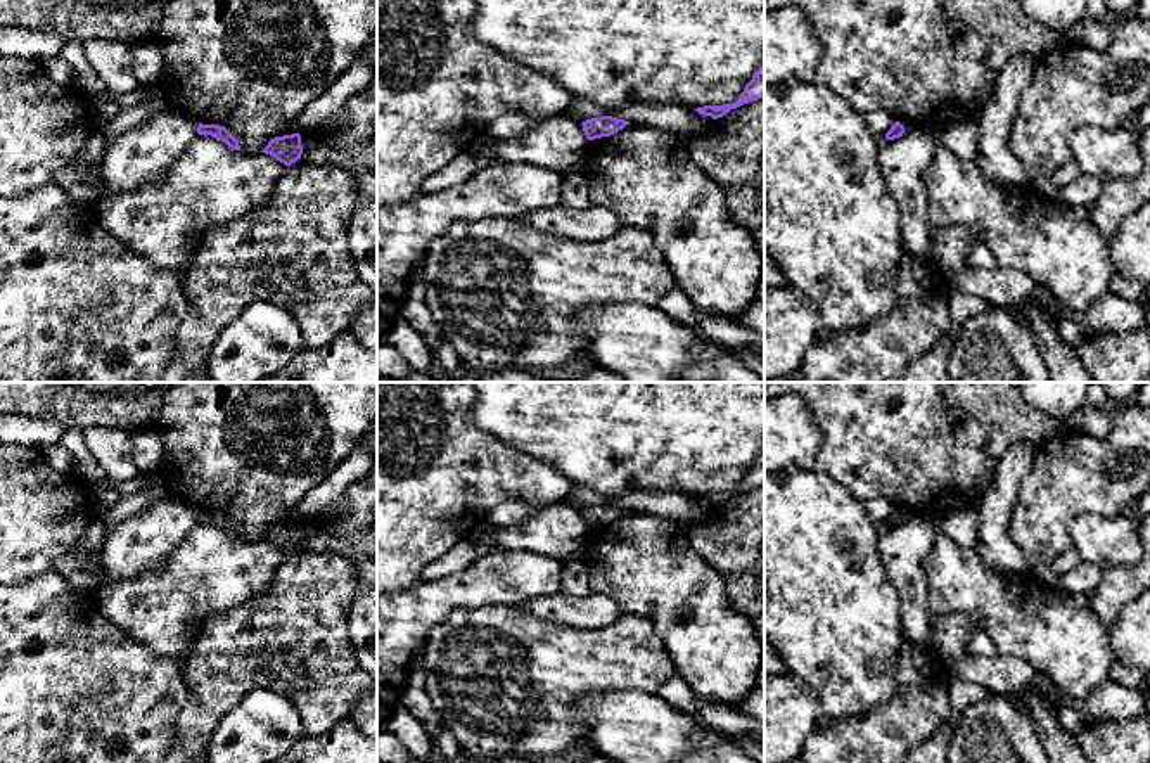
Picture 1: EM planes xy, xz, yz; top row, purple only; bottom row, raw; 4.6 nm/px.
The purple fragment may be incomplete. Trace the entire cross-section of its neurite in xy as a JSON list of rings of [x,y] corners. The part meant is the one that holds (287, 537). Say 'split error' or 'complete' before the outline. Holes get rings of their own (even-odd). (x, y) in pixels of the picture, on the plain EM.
complete; [[[292,521],[292,523],[275,524],[268,529],[268,533],[261,540],[273,543],[285,554],[291,554],[292,550],[301,547],[303,542],[301,523]]]

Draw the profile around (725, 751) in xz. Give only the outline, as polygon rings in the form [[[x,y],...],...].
[[[723,742],[711,749],[690,751],[680,763],[754,763],[740,746]]]

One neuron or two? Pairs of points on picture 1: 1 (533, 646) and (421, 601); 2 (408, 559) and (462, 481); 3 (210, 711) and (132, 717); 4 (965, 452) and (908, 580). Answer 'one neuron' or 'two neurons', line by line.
1: two neurons
2: one neuron
3: two neurons
4: two neurons

